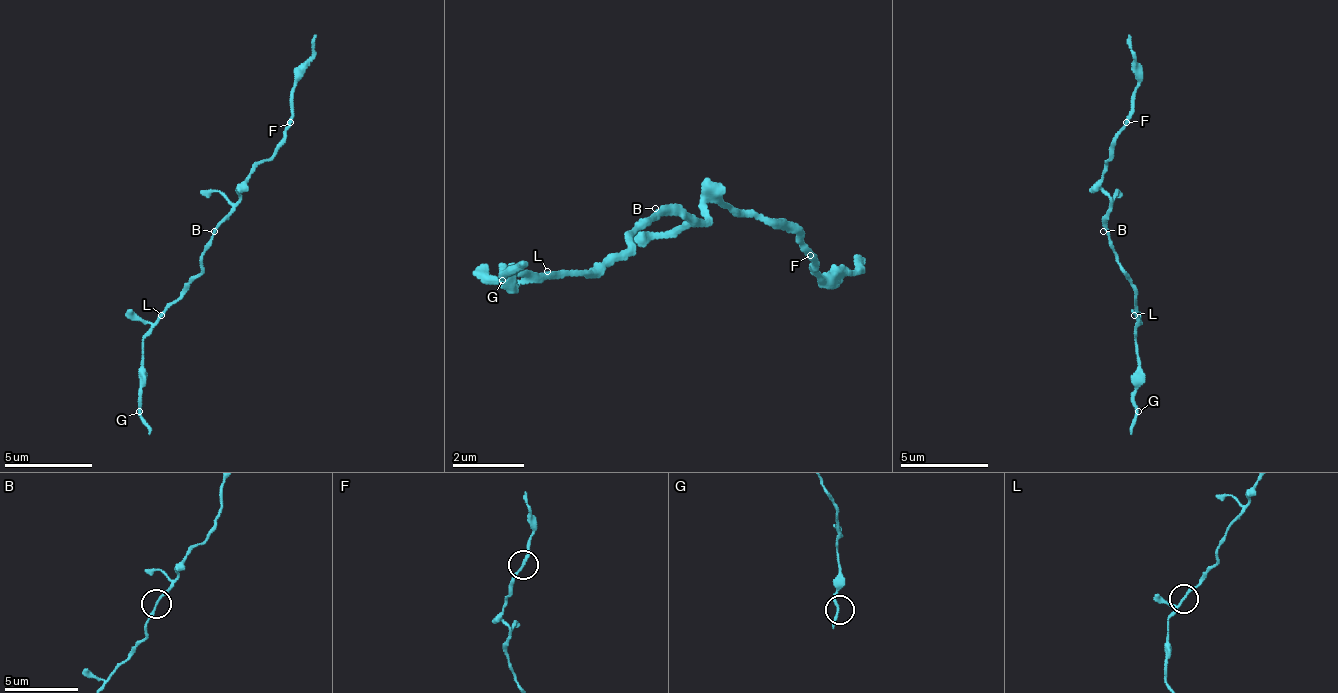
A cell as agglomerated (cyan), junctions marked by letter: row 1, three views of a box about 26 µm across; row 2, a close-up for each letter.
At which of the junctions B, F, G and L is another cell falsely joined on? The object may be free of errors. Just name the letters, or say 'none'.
none

